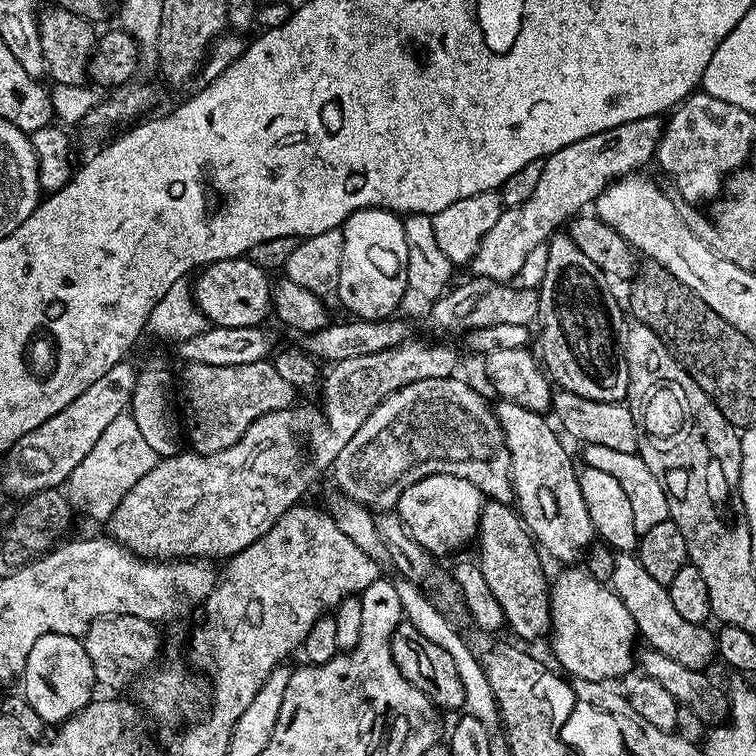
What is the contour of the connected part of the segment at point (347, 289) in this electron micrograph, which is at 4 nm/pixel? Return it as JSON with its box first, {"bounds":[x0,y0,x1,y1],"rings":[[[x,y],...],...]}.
{"bounds":[334,208,408,320],"rings":[[[363,208],[358,210],[349,220],[344,221],[342,225],[344,231],[344,245],[342,246],[342,258],[341,258],[341,274],[338,277],[338,286],[334,293],[335,299],[340,299],[340,304],[346,311],[352,312],[353,317],[362,320],[387,320],[393,315],[392,312],[400,303],[403,302],[404,296],[408,292],[408,279],[406,278],[406,234],[404,233],[404,221],[395,212],[388,211],[387,208]]]}

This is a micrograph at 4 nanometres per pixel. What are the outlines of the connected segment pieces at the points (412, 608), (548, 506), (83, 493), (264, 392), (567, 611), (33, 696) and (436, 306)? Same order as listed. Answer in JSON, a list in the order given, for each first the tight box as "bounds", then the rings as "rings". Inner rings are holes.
[{"bounds":[393,577,500,734],"rings":[[[397,577],[393,584],[398,591],[398,598],[402,601],[404,617],[407,623],[414,625],[420,633],[425,634],[430,642],[442,647],[451,655],[454,664],[458,669],[459,677],[462,678],[464,690],[464,707],[465,715],[476,718],[490,734],[496,733],[500,728],[499,708],[494,698],[493,690],[490,689],[489,679],[486,678],[481,661],[476,657],[475,651],[464,642],[463,638],[456,632],[455,628],[448,622],[449,617],[437,610],[437,608],[428,600],[420,588],[410,580],[403,577]],[[476,658],[476,659],[475,659]]]},{"bounds":[494,399,594,561],"rings":[[[506,399],[499,403],[494,411],[512,459],[512,491],[515,499],[520,499],[518,511],[524,524],[532,533],[532,539],[547,555],[549,552],[556,560],[575,561],[572,559],[576,552],[590,547],[594,541],[577,465],[572,465],[571,454],[556,437],[557,429],[551,423],[548,425],[541,413],[531,412]]]},{"bounds":[66,424,160,523],"rings":[[[115,424],[106,428],[106,431],[93,450],[72,471],[71,478],[66,481],[66,494],[69,503],[77,510],[84,510],[85,514],[105,523],[119,502],[138,484],[141,478],[150,472],[160,457],[157,452],[146,443],[146,438],[137,432],[133,424]]]},{"bounds":[182,362,294,456],"rings":[[[261,362],[259,364],[251,364],[250,366],[205,366],[202,363],[188,364],[182,372],[182,400],[185,404],[182,406],[182,412],[186,414],[184,422],[186,425],[186,436],[190,438],[191,449],[196,451],[202,456],[209,456],[214,453],[221,453],[222,450],[229,449],[230,446],[236,444],[242,434],[246,433],[247,427],[250,426],[255,419],[261,418],[264,414],[270,414],[272,411],[281,411],[284,408],[291,409],[294,402],[292,402],[292,396],[294,397],[294,389],[290,387],[285,380],[280,379],[278,370],[271,364],[271,362]]]},{"bounds":[550,566,638,682],"rings":[[[568,566],[557,580],[550,584],[550,599],[552,602],[552,627],[550,641],[552,652],[569,677],[590,679],[605,682],[616,682],[619,676],[624,676],[632,668],[632,643],[637,643],[638,633],[634,618],[630,618],[630,610],[622,606],[622,598],[613,592],[607,583],[604,584],[596,576],[591,576],[584,568]]]},{"bounds":[22,632,98,726],"rings":[[[53,632],[42,634],[42,638],[38,638],[34,642],[34,646],[26,658],[22,677],[23,684],[22,695],[24,699],[30,702],[30,706],[34,706],[36,713],[44,719],[45,725],[48,726],[59,726],[70,717],[77,716],[87,704],[92,703],[94,699],[92,691],[97,691],[98,688],[94,666],[90,662],[90,654],[86,654],[83,639],[66,634],[54,634]]]},{"bounds":[428,277,539,332],"rings":[[[471,277],[468,280],[462,286],[455,285],[450,291],[431,303],[428,320],[434,329],[448,332],[464,328],[463,330],[469,332],[494,325],[530,326],[537,319],[539,297],[533,289],[515,288],[510,284],[497,284],[490,280],[481,280],[480,277]]]}]

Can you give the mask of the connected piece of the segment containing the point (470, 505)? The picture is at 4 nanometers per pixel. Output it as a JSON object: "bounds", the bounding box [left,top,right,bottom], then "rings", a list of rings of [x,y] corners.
{"bounds":[395,471,485,558],"rings":[[[433,471],[400,496],[395,511],[400,513],[408,532],[427,552],[437,558],[448,556],[477,539],[480,531],[480,511],[485,497],[466,478]]]}

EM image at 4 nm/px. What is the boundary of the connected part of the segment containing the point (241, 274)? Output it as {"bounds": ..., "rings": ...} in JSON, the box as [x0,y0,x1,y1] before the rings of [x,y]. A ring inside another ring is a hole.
{"bounds":[194,256,274,326],"rings":[[[235,256],[232,260],[219,260],[207,265],[195,277],[194,299],[201,315],[209,325],[222,326],[260,326],[270,316],[274,308],[272,284],[269,273],[258,267],[250,258]]]}

